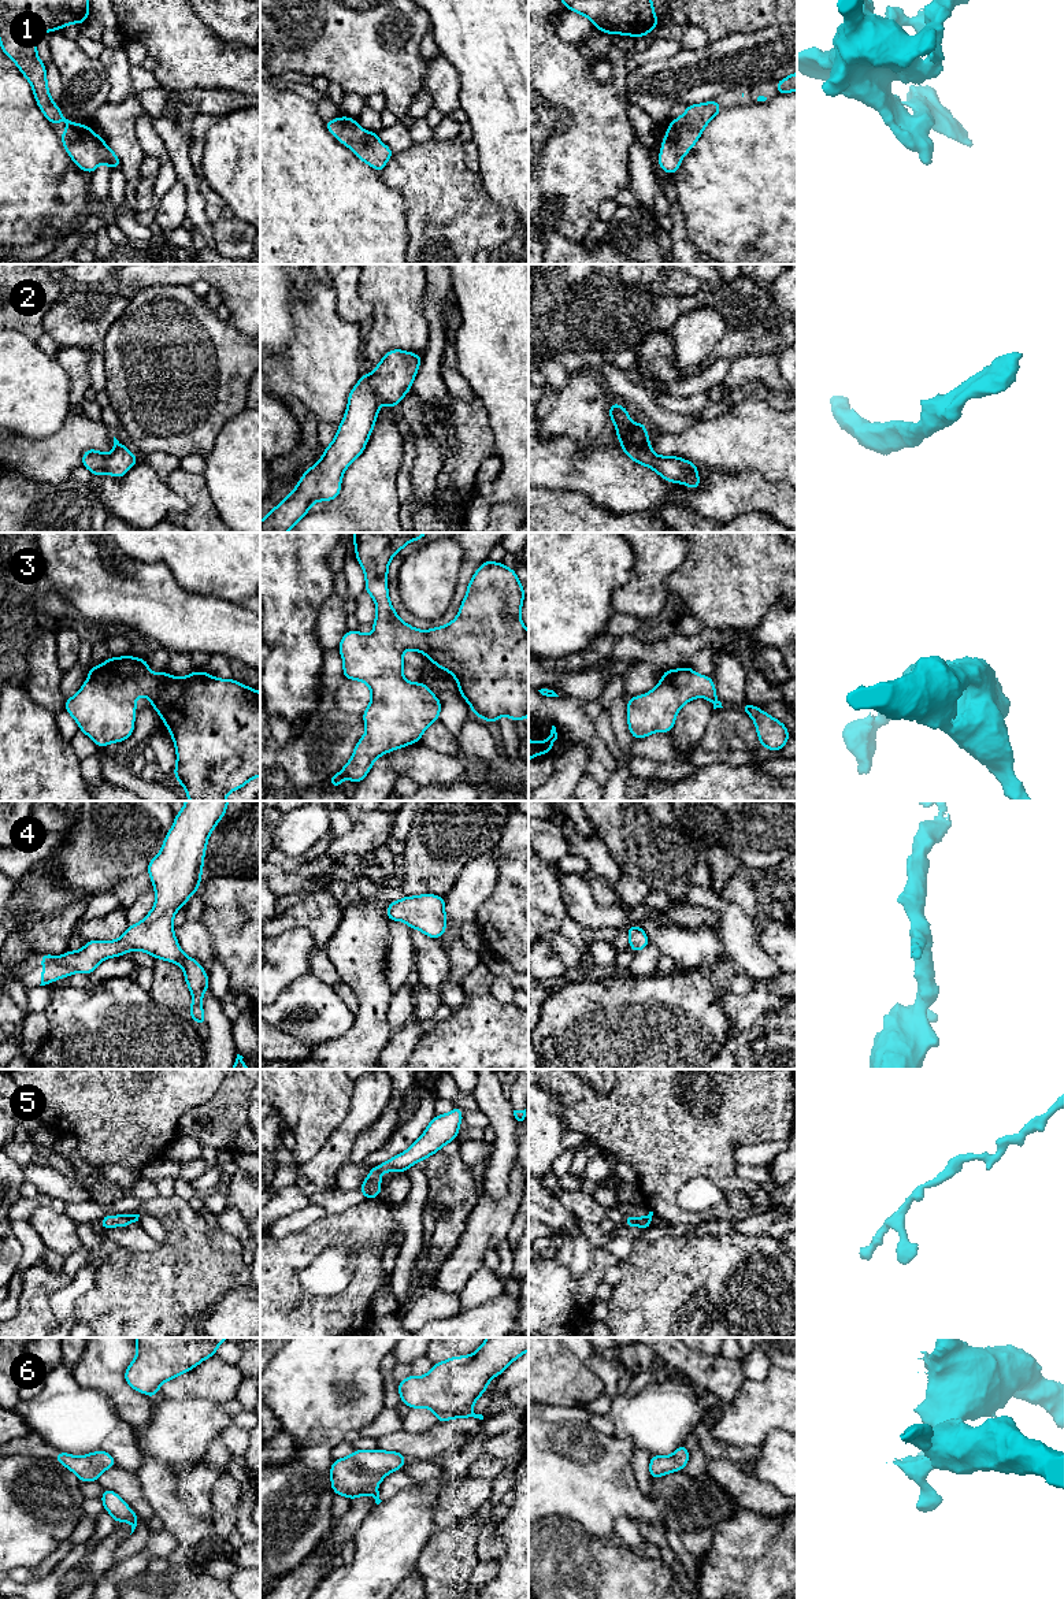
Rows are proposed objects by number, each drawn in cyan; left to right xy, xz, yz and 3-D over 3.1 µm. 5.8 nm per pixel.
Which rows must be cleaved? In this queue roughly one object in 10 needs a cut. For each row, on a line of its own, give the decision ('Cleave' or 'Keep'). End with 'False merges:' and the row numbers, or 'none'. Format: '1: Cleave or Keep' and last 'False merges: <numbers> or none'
1: Keep
2: Keep
3: Keep
4: Keep
5: Keep
6: Keep
False merges: none

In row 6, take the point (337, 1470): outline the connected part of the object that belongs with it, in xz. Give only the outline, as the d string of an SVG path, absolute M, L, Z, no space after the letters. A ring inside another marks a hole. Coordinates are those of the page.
M356 1450L352 1455L334 1459L330 1468L331 1489L355 1500L371 1494L379 1505L379 1491L375 1489L383 1477L401 1469L407 1457L396 1451Z

